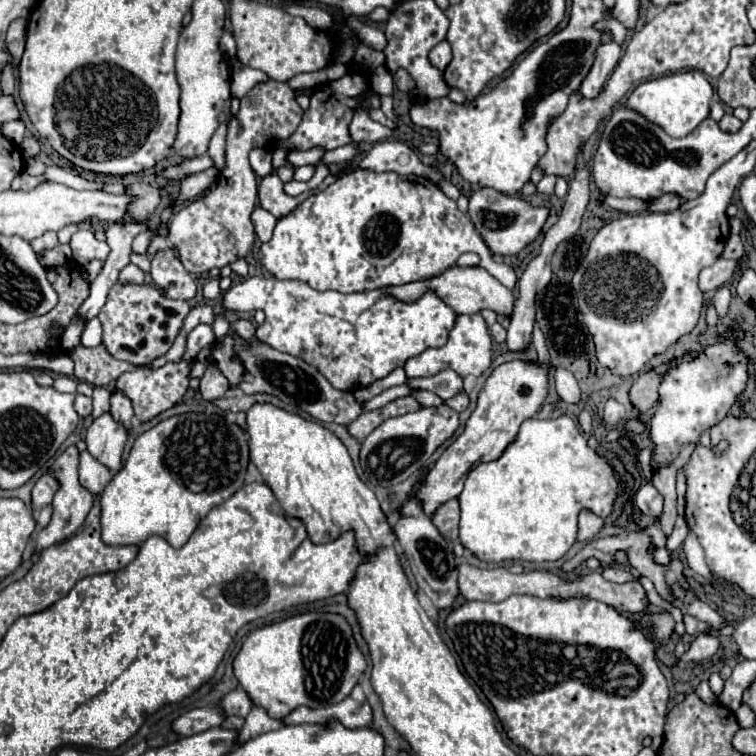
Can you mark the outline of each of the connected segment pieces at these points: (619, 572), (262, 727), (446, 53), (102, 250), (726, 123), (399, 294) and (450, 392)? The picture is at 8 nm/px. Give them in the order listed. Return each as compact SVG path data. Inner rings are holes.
M612 566L605 567L605 570L603 570L603 576L605 576L605 578L609 580L609 582L614 582L618 584L630 581L639 582L639 578L634 577L625 568L613 568Z
M255 706L249 716L245 718L245 726L239 730L239 742L247 742L249 738L257 738L257 734L265 734L269 730L279 730L285 722L281 720L275 720L267 714L265 708L261 706Z
M447 40L439 42L439 44L431 50L429 60L431 60L431 64L437 66L439 70L445 70L445 68L449 66L449 62L451 62L451 46L449 46L449 42L447 42Z
M78 230L71 238L70 246L73 258L80 264L85 265L93 258L105 260L109 254L109 246L105 241L97 240L91 230Z
M725 114L723 120L719 122L719 126L721 126L721 130L725 130L725 132L739 132L739 128L743 126L743 122L737 120L733 114Z
M453 266L453 268L445 270L443 274L439 274L439 278L411 282L405 286L391 286L387 292L393 294L393 298L397 298L401 302L415 302L425 290L437 292L445 300L445 304L449 304L457 314L475 314L481 310L493 310L499 316L507 316L507 318L513 316L513 304L515 304L513 292L507 290L499 280L495 280L481 266L469 266L469 268Z
M443 370L441 374L435 374L435 376L429 376L429 378L413 378L413 380L407 380L407 382L415 390L417 388L431 390L437 396L441 396L443 400L449 400L449 398L463 392L463 378L453 370Z

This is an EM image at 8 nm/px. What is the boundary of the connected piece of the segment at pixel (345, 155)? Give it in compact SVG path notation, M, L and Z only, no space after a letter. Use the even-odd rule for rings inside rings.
M349 144L349 146L343 146L343 148L337 148L337 150L331 150L323 156L323 162L327 166L337 166L337 164L349 164L353 162L355 158L359 156L359 148L357 144Z

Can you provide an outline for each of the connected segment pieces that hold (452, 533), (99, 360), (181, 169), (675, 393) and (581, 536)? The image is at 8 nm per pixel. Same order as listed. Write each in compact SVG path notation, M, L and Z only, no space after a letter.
M449 500L445 506L437 510L437 514L433 516L433 524L439 528L439 532L447 540L457 540L459 538L459 518L461 518L459 500Z
M77 346L69 354L77 366L77 380L93 386L107 386L109 382L117 380L123 372L135 370L135 366L129 366L129 362L121 362L113 358L105 350L105 346L97 346L97 348Z
M203 154L201 158L191 158L191 160L179 162L179 164L171 164L167 168L163 168L157 176L167 178L167 180L181 180L181 178L187 178L191 174L203 172L203 170L207 170L211 166L213 166L213 160L207 154Z
M727 340L707 346L695 358L685 358L667 370L659 386L659 408L649 424L651 440L655 444L653 462L673 462L685 444L697 442L703 430L715 426L729 414L735 398L745 390L747 362L747 356Z
M583 510L579 514L579 534L577 534L577 540L579 542L591 540L603 526L605 526L605 520L603 518L591 514L589 510Z

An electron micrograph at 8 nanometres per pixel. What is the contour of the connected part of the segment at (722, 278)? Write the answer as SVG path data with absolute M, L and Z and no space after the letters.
M719 258L713 266L701 270L701 274L699 274L699 286L701 286L701 290L703 292L715 292L715 290L719 290L721 286L725 286L733 278L737 266L739 266L739 260Z

